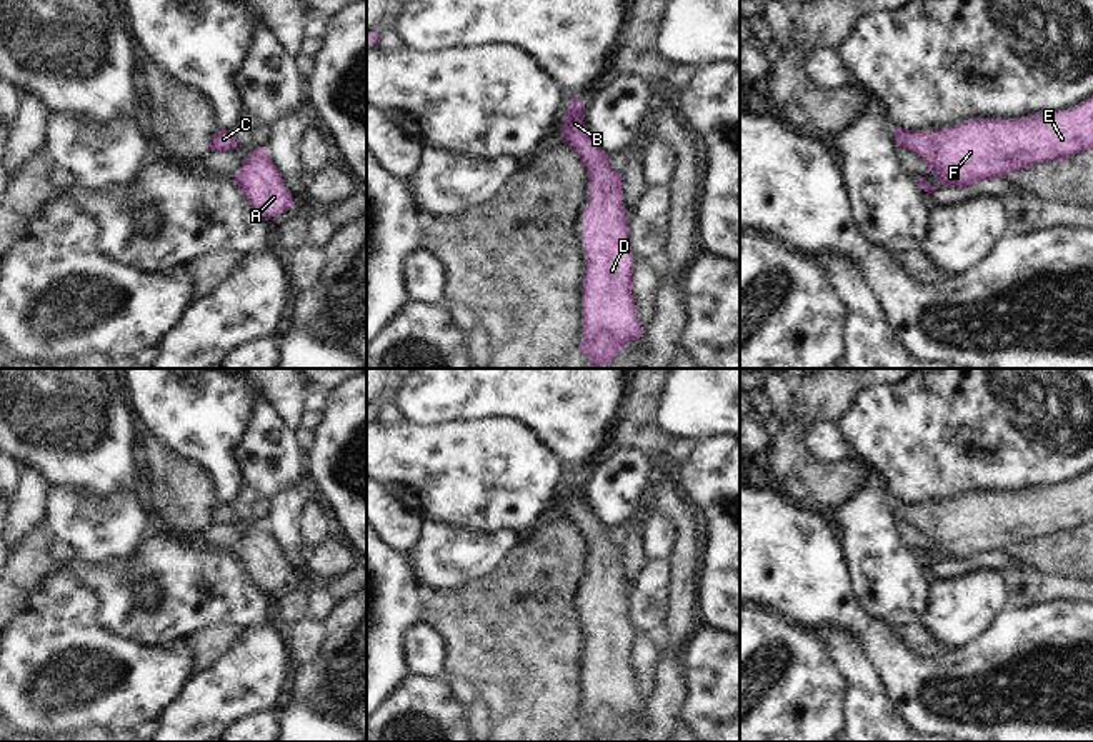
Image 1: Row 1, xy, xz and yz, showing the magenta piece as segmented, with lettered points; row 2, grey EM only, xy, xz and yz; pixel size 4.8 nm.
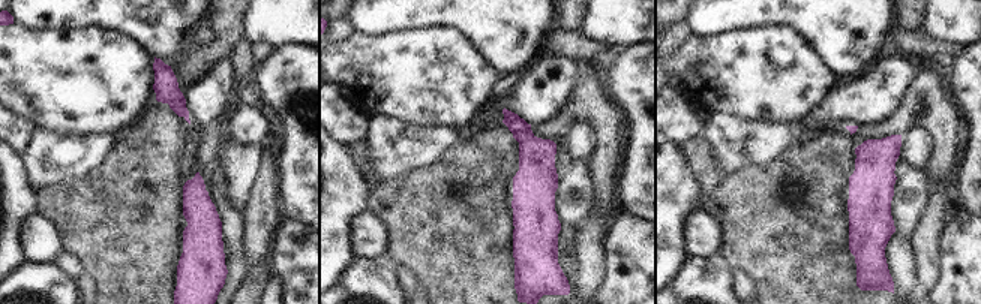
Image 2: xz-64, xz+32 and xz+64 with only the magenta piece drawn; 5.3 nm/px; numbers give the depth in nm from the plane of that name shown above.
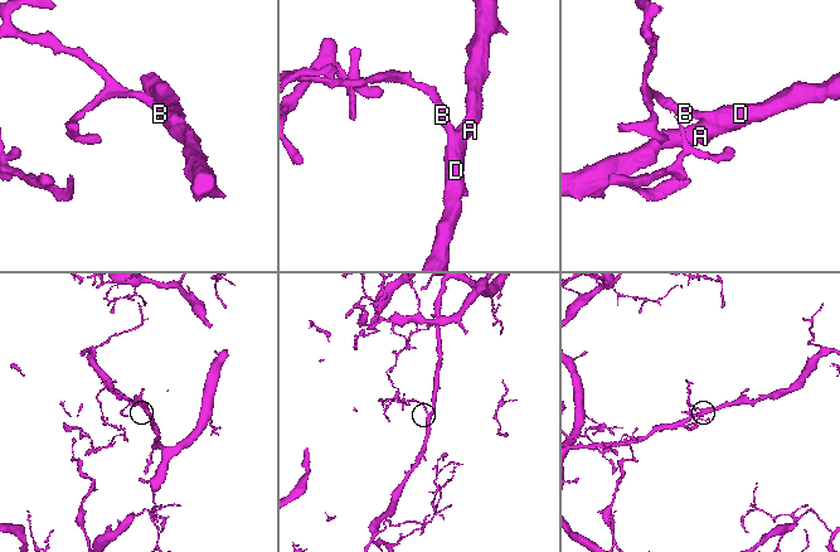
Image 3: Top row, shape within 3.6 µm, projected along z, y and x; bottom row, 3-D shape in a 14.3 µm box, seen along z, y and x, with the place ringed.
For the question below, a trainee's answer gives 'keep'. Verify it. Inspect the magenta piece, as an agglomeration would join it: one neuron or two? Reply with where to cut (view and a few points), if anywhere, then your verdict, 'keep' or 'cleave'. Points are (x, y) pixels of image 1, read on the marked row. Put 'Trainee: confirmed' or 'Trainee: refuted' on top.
Trainee: confirmed
no cut | keep

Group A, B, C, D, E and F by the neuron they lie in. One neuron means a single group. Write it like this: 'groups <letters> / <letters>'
groups A B C D E F

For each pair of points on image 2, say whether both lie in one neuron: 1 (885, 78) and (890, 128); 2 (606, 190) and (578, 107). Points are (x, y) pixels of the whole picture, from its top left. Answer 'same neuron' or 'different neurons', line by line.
1: different neurons
2: same neuron

